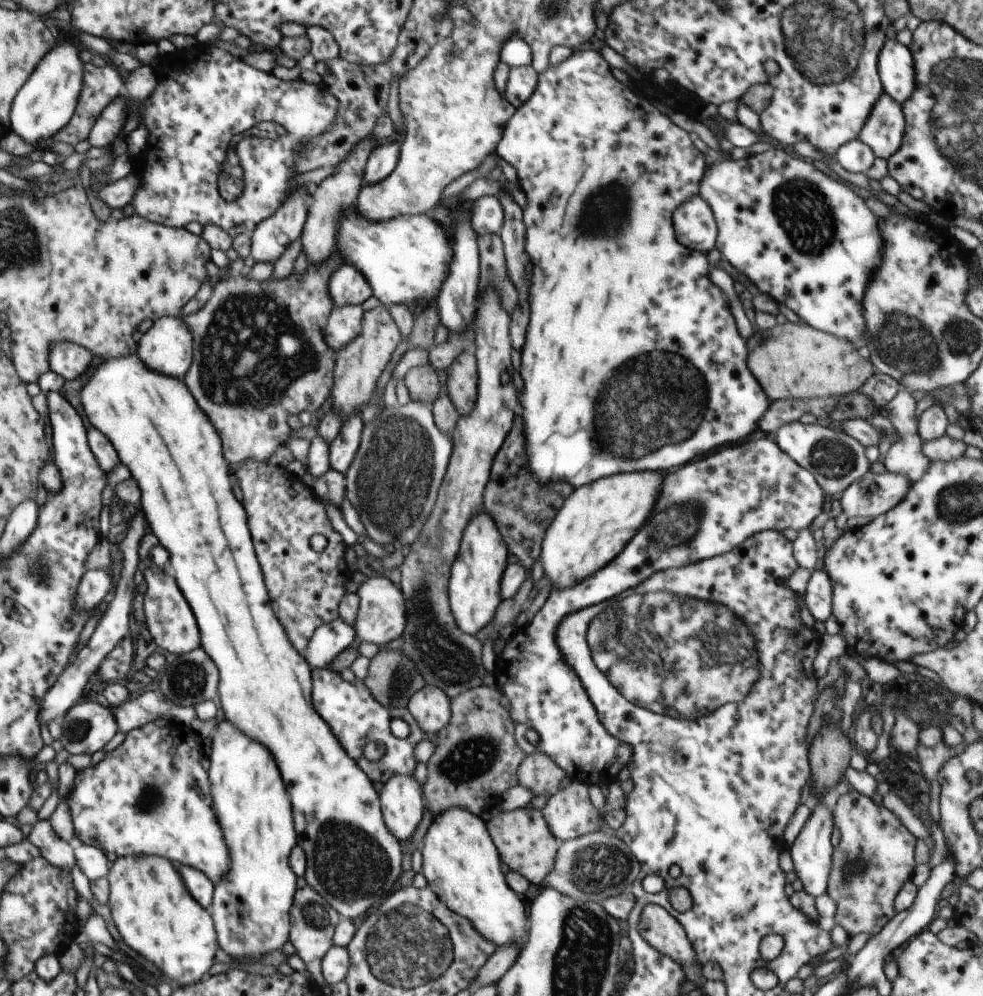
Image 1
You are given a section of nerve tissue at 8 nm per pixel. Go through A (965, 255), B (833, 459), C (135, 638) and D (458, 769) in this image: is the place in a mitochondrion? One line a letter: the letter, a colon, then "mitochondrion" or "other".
A: other
B: mitochondrion
C: other
D: mitochondrion

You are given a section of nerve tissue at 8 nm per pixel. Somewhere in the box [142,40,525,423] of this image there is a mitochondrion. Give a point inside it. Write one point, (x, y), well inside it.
(233, 374)

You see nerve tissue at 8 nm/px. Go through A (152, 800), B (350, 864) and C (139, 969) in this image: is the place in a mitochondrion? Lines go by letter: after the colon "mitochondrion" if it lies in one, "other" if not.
A: mitochondrion
B: mitochondrion
C: other

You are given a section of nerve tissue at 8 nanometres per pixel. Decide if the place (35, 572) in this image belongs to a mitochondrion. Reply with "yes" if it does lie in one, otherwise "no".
yes

